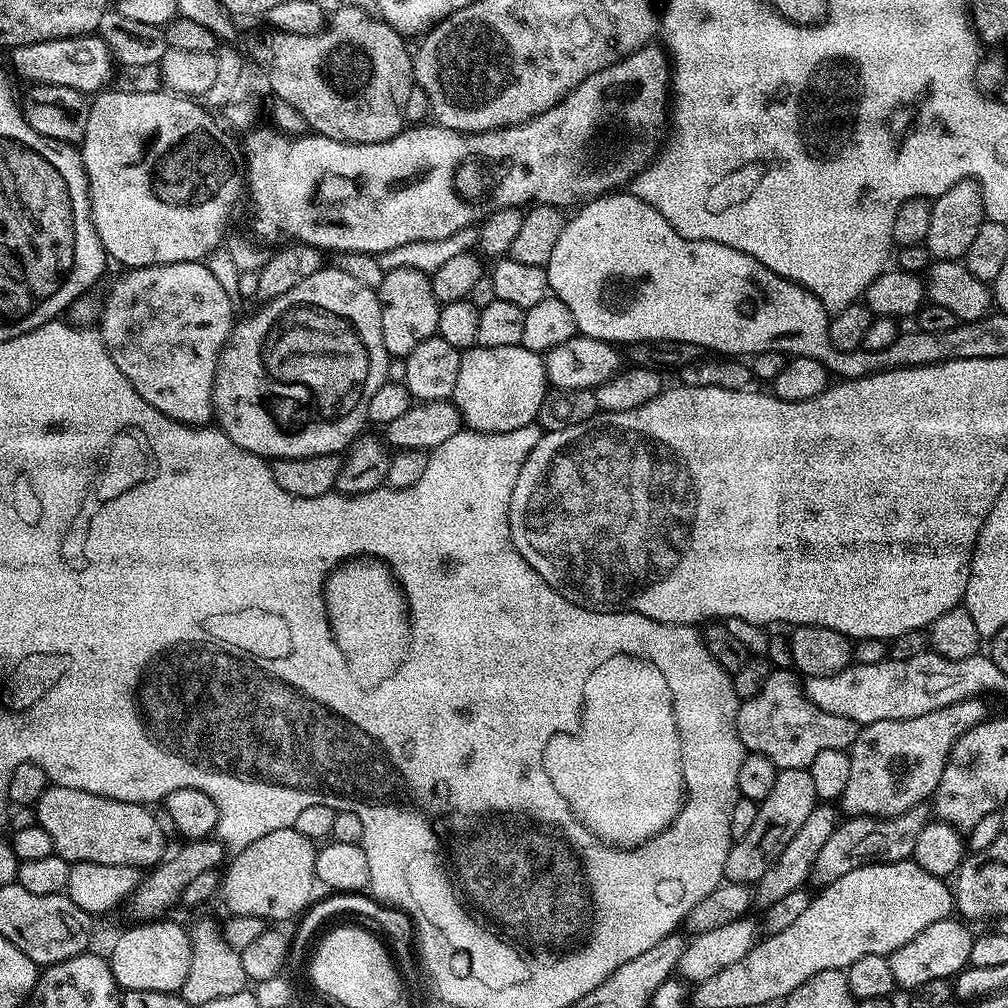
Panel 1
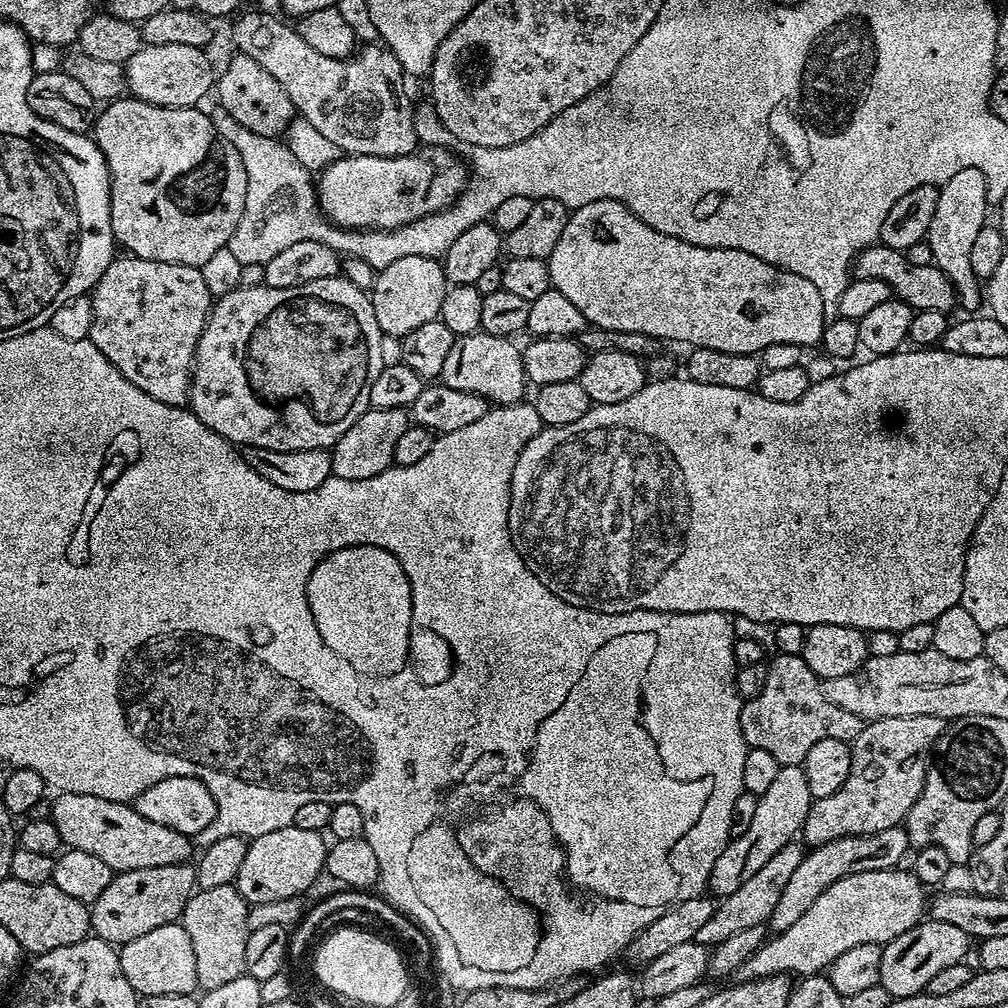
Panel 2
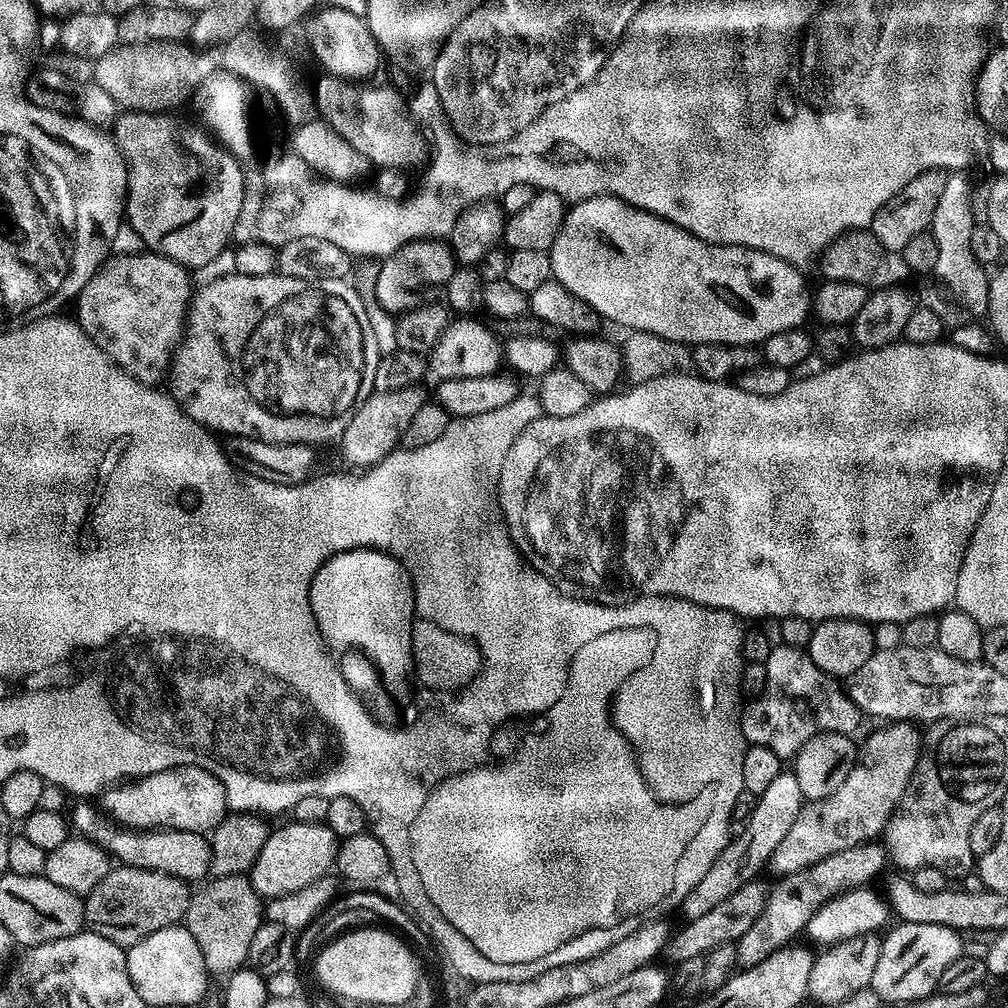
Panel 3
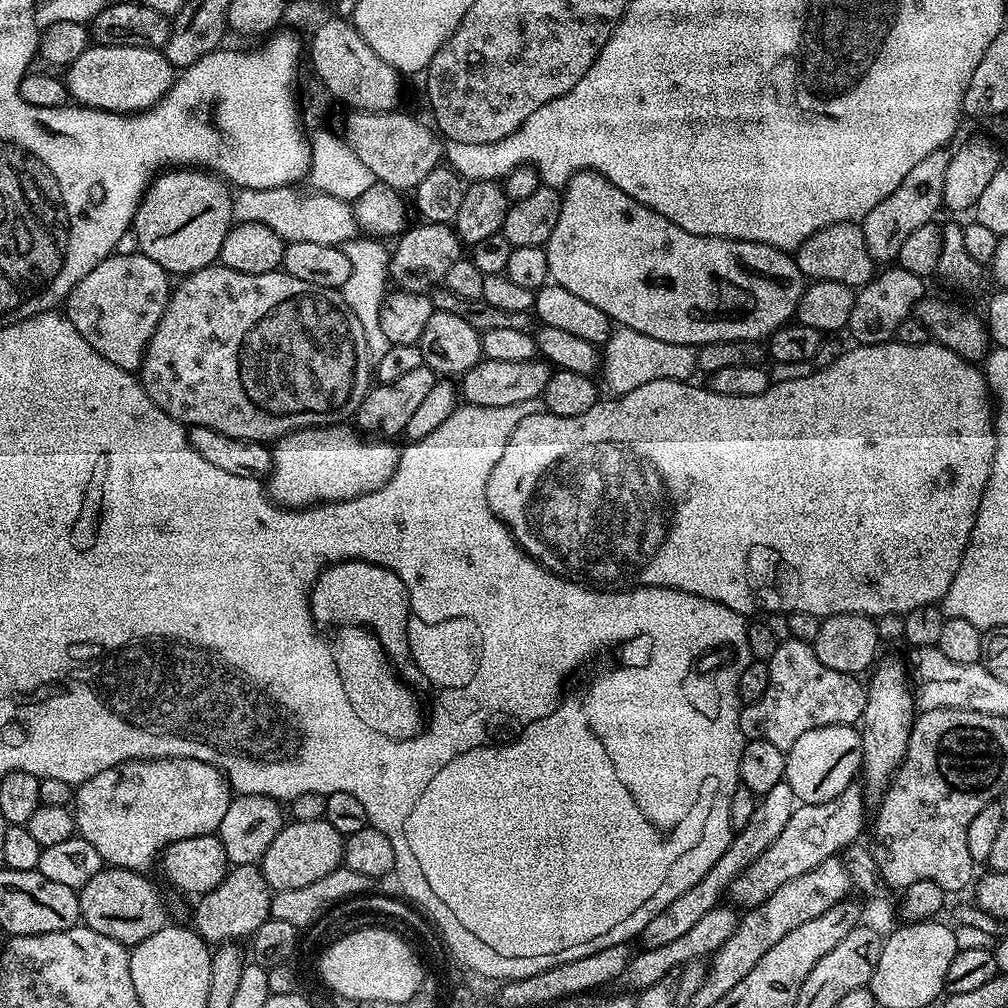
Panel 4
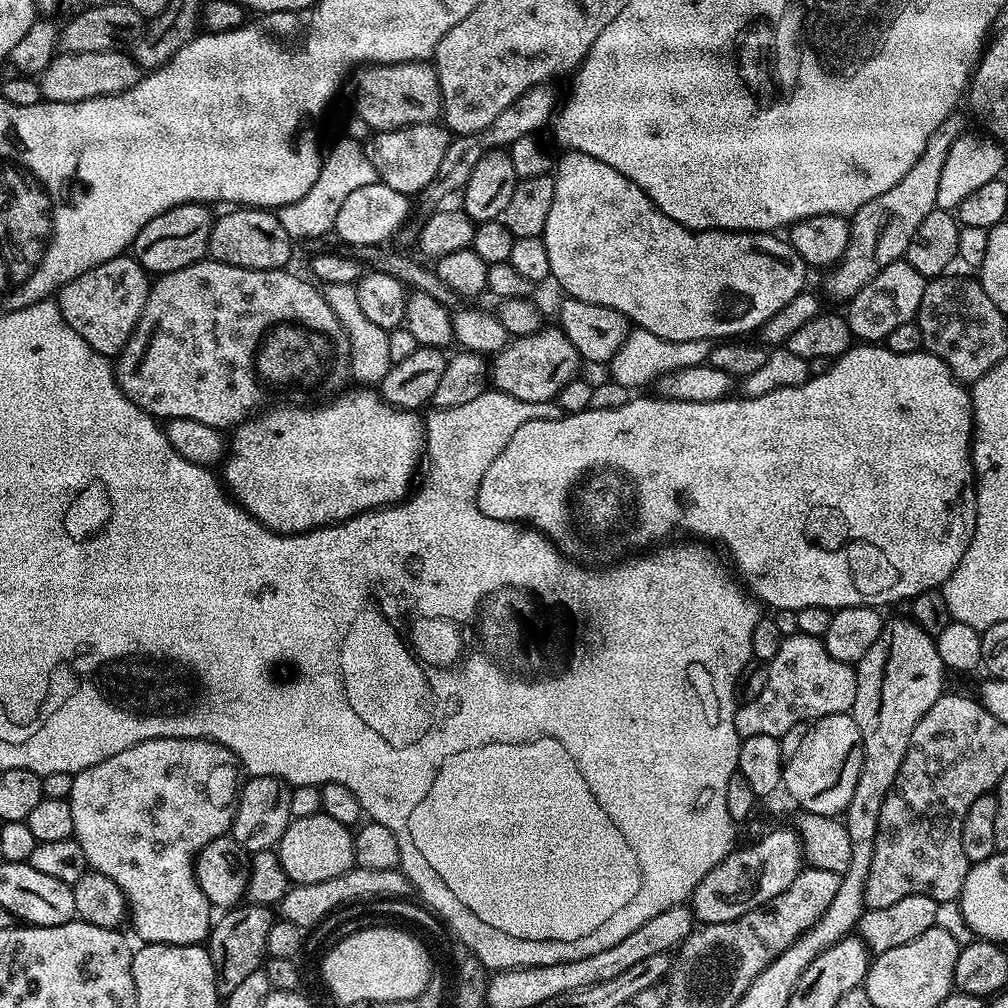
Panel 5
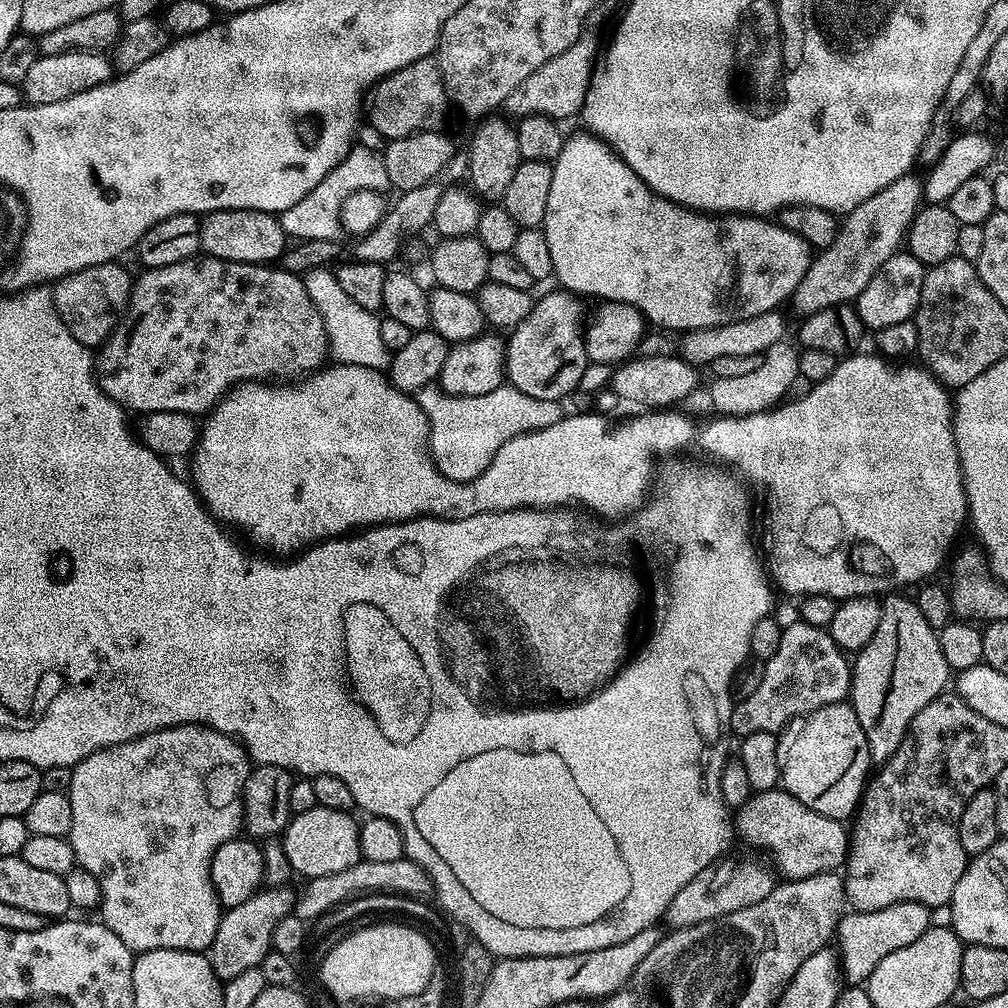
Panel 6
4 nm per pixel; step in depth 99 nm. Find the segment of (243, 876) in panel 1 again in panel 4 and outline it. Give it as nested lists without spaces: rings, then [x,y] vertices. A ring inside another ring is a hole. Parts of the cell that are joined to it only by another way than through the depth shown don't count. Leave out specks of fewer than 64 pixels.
[[[325,820],[285,823],[278,838],[270,842],[266,854],[258,861],[259,868],[263,870],[266,882],[273,893],[310,886],[310,882],[318,882],[318,878],[326,878],[326,874],[341,867],[343,863],[344,837]]]

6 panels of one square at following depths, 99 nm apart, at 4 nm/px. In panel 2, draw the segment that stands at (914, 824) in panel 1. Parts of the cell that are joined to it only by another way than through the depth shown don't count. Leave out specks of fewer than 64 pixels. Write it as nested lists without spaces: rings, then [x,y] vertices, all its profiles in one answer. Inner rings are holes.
[[[897,826],[890,830],[878,830],[878,834],[866,834],[865,836],[847,836],[838,838],[834,842],[815,845],[811,850],[805,851],[802,862],[798,862],[790,882],[786,882],[786,890],[782,890],[782,898],[778,898],[778,906],[774,906],[774,914],[770,921],[771,931],[778,934],[782,930],[790,930],[834,882],[846,878],[850,874],[862,874],[874,870],[886,870],[895,868],[901,862],[904,855],[910,852],[908,843],[908,831],[903,826]]]

